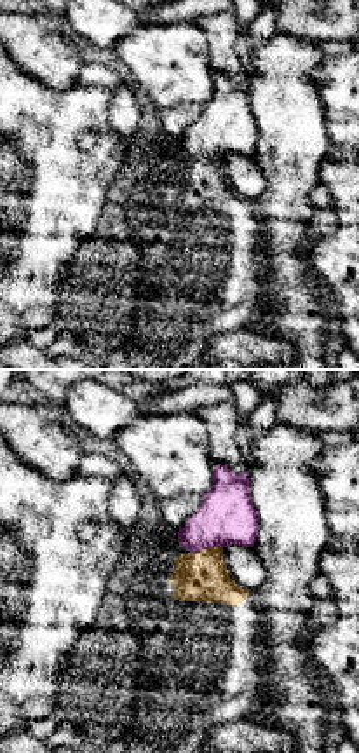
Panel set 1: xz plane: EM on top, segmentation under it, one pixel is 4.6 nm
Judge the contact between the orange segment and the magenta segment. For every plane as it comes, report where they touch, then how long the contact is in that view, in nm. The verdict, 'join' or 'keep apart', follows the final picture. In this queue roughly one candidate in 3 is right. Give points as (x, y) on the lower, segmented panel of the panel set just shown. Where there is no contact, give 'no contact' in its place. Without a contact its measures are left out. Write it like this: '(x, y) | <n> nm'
(206, 549) | 160 nm

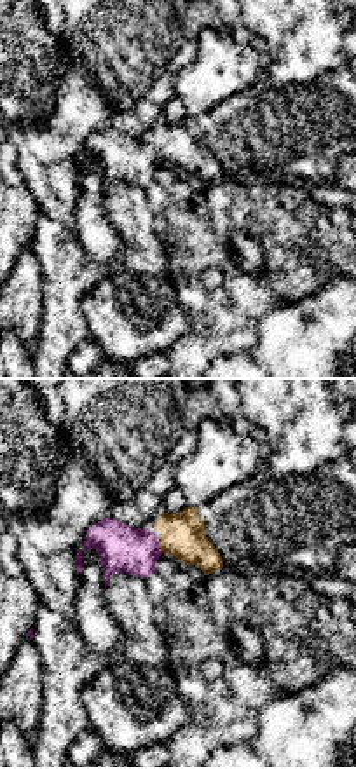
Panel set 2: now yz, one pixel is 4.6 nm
(159, 543) | 80 nm

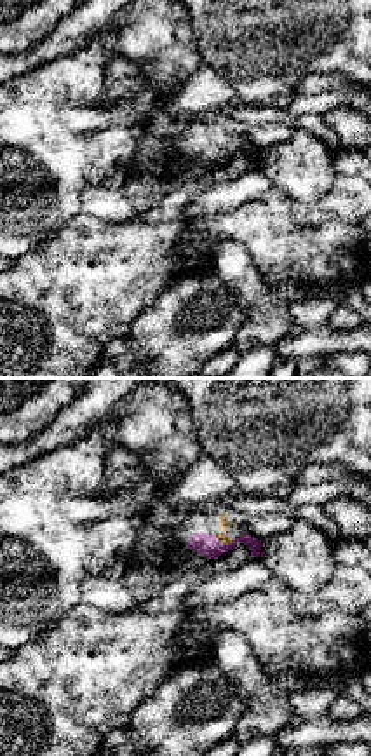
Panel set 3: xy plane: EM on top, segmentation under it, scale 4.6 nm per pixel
(225, 544) | 100 nm

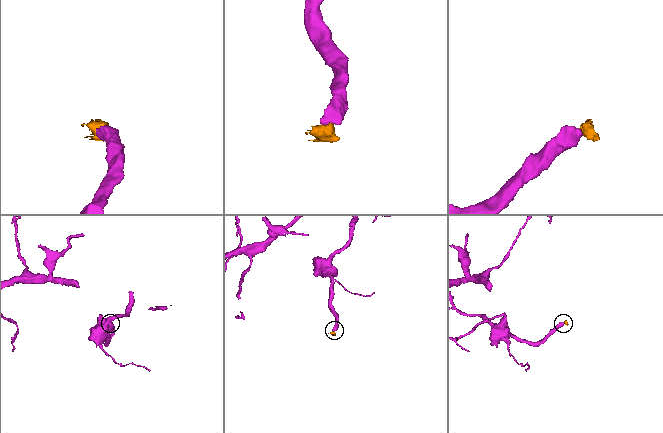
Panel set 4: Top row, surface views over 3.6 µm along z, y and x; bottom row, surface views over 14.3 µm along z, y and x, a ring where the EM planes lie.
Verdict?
join

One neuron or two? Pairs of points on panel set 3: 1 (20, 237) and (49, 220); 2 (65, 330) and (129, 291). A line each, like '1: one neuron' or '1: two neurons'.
1: one neuron
2: one neuron

